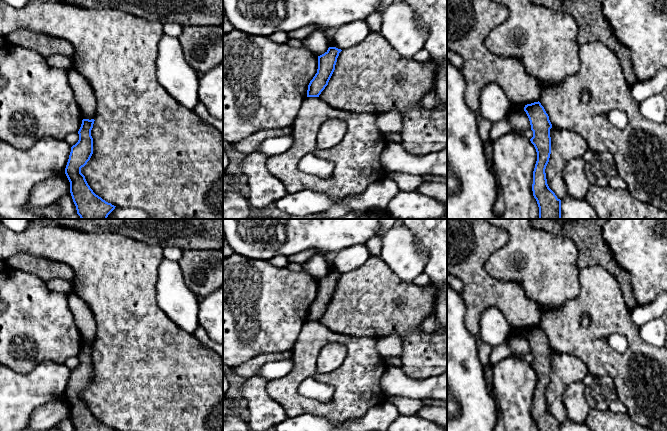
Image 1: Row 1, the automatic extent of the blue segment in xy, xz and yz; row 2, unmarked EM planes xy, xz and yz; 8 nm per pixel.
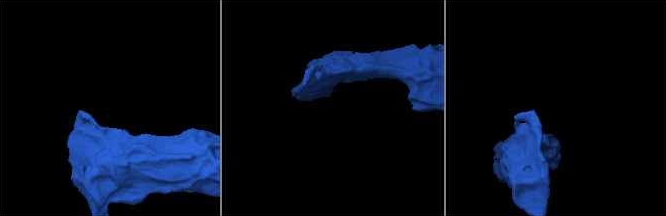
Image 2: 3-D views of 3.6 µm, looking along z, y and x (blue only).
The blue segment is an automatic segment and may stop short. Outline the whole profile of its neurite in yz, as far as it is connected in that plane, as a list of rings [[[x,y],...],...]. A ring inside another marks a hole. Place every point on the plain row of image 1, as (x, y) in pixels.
[[[539,325],[525,329],[524,335],[533,355],[530,365],[537,376],[537,385],[533,395],[533,420],[538,431],[561,431],[561,424],[549,412],[545,397],[551,378],[550,353],[552,348],[549,340]]]

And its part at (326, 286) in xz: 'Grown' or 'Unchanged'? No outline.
Unchanged

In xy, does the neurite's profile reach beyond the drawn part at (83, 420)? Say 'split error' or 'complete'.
complete

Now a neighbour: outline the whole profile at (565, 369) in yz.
[[[550,353],[551,378],[545,397],[549,412],[558,423],[562,424],[568,419],[563,394],[566,387],[572,382],[582,380],[587,374],[585,364],[578,358],[558,353]]]

